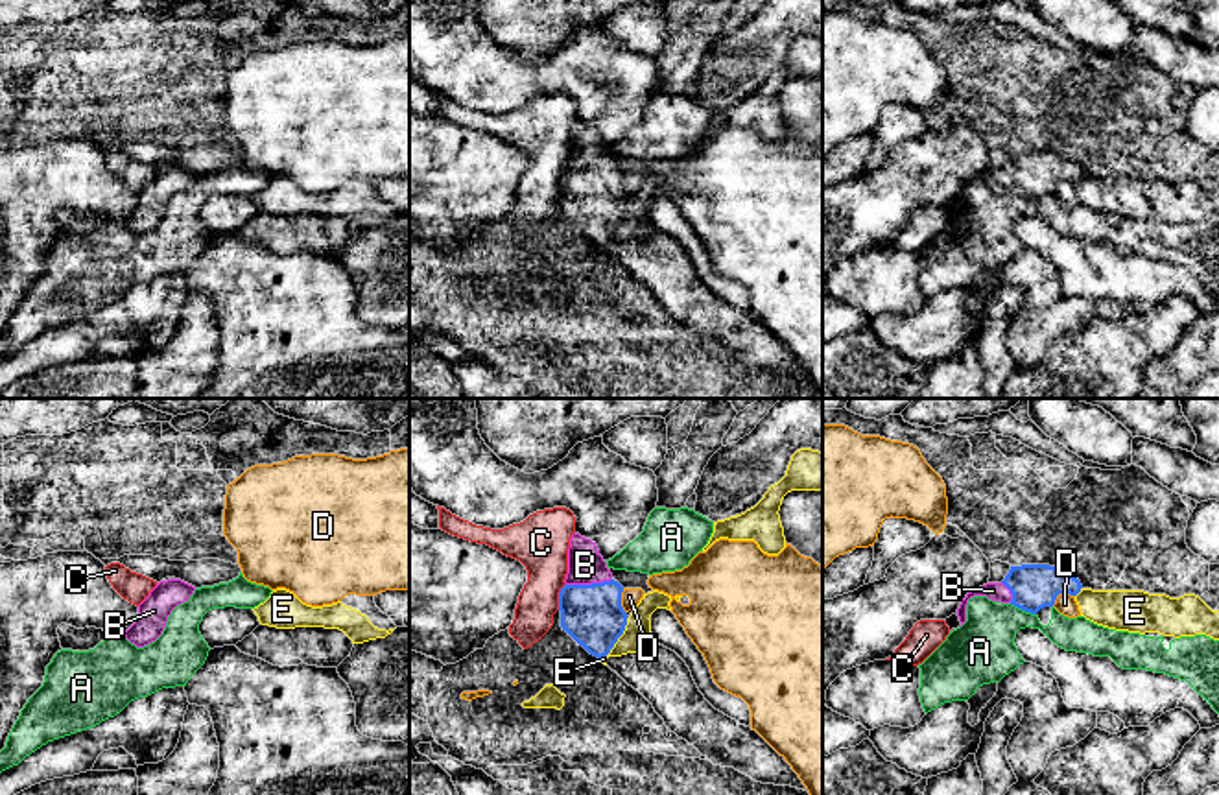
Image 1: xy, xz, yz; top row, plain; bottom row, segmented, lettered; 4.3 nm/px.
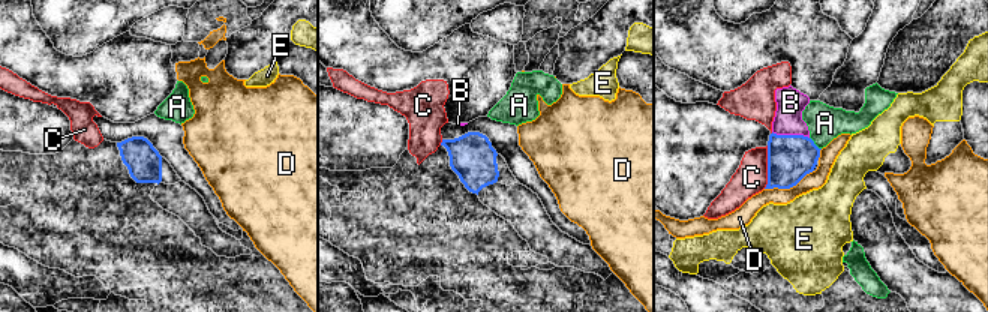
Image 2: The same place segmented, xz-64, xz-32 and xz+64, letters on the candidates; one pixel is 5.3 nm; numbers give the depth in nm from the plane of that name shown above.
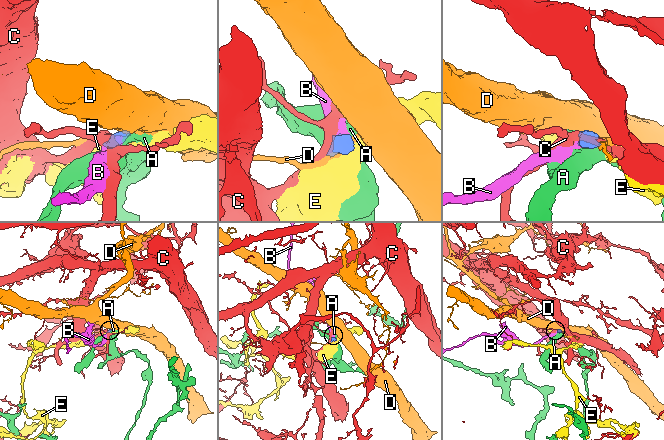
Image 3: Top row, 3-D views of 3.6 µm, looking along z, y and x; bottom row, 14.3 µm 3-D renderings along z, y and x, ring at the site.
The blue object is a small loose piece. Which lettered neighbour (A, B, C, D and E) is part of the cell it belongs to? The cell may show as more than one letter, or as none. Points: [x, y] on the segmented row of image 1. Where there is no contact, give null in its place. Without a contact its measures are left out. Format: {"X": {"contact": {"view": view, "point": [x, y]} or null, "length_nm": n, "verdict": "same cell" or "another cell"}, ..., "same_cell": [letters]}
{"A": {"contact": {"view": "yz", "point": [1022, 609]}, "length_nm": 130, "verdict": "another cell"}, "B": {"contact": {"view": "xz", "point": [589, 585]}, "length_nm": 200, "verdict": "same cell"}, "C": {"contact": {"view": "xz", "point": [559, 596]}, "length_nm": 120, "verdict": "another cell"}, "D": {"contact": {"view": "yz", "point": [1061, 593]}, "length_nm": 120, "verdict": "another cell"}, "E": {"contact": {"view": "xz", "point": [618, 637]}, "length_nm": 220, "verdict": "another cell"}, "same_cell": ["B"]}

